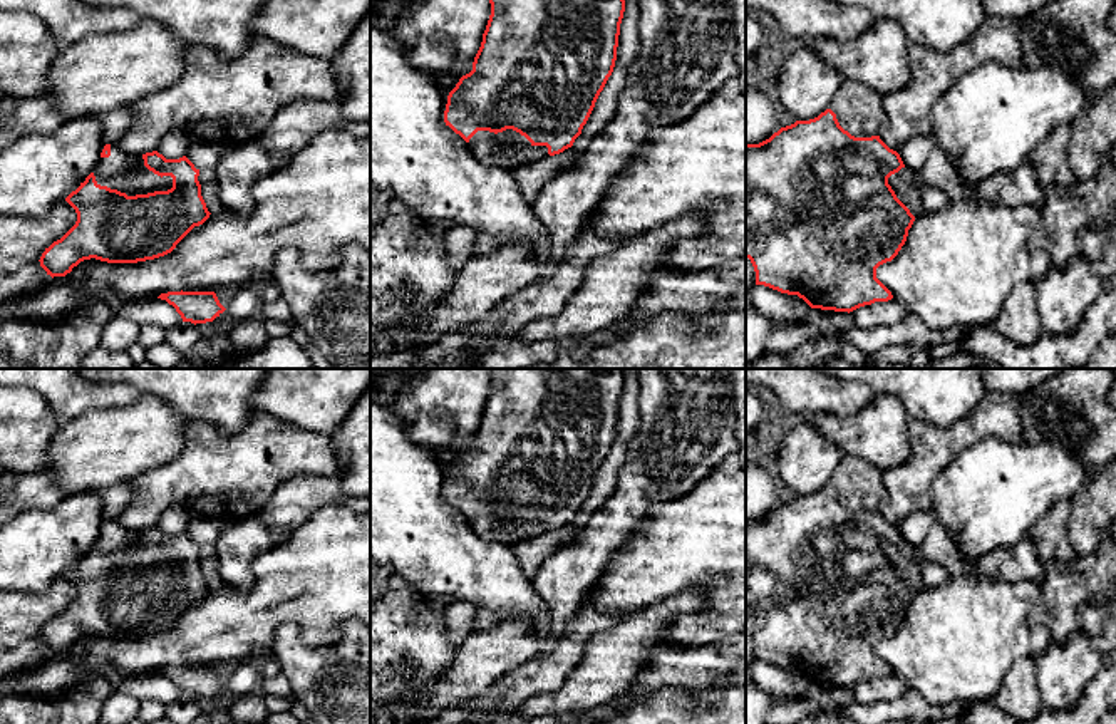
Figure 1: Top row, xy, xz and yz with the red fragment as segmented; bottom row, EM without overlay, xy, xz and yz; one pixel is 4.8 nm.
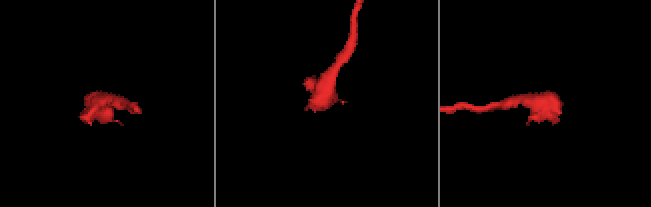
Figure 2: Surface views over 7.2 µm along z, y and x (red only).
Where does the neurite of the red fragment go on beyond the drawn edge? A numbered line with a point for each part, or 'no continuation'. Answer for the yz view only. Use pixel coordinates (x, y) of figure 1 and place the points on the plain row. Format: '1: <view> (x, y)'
1: yz (905, 560)

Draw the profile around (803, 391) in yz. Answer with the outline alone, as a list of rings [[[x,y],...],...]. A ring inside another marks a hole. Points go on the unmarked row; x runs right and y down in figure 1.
[[[746,369],[746,385],[766,387],[794,414],[856,414],[875,397],[861,382],[845,382],[821,369]]]

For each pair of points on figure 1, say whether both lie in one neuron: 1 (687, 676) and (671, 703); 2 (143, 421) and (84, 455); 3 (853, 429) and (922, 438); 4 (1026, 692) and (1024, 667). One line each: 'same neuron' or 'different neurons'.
1: different neurons
2: same neuron
3: different neurons
4: same neuron

